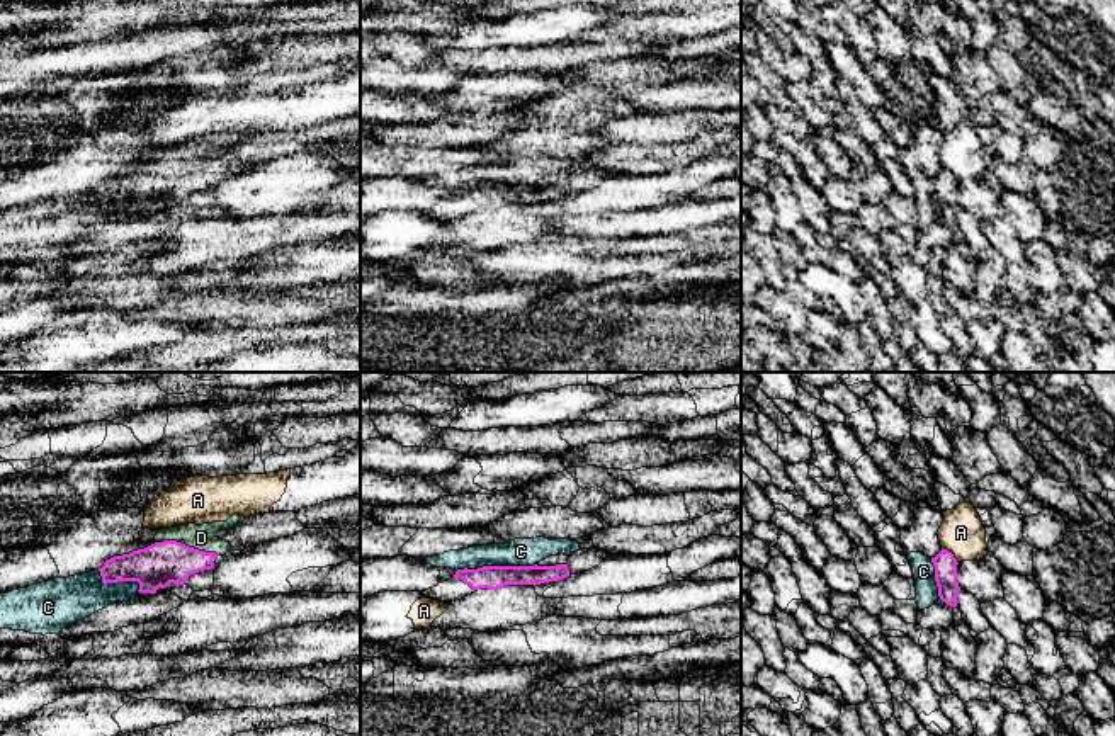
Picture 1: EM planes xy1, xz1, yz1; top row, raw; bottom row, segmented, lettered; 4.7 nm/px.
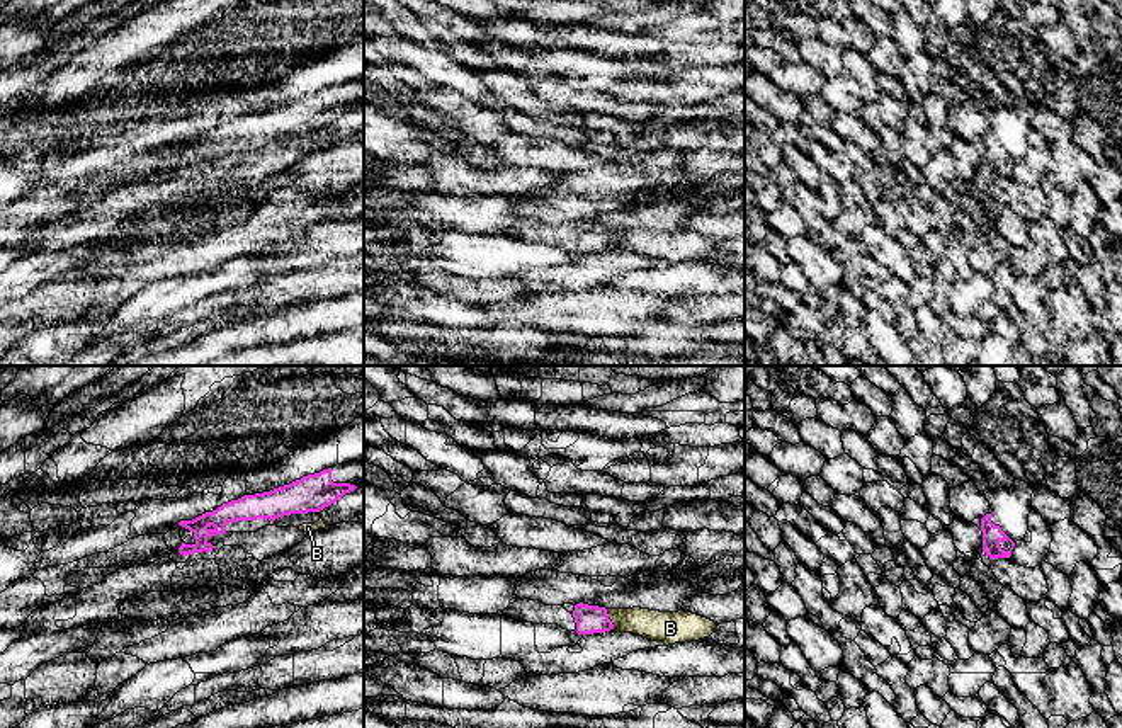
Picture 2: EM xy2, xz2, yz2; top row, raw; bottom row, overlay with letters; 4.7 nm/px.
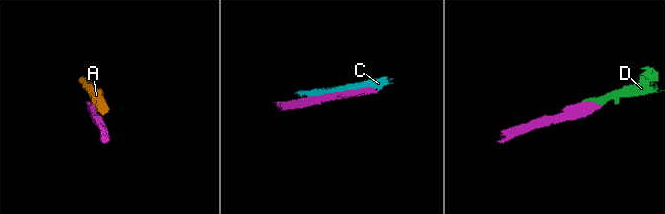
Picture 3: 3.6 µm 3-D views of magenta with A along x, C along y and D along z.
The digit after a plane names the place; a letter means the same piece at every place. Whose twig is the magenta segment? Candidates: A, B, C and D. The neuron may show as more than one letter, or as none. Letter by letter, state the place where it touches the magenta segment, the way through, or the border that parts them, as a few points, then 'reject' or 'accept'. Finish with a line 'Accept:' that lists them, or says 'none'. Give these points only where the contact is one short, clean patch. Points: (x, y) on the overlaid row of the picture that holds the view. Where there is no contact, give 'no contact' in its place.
A: yz1 (952, 554) | along yz1 (942, 546), (957, 563) | reject
B: xz2 (609, 619) | reject
C: xz1 (495, 566) | reject
D: xy1 (187, 546) | across xy1 (162, 563), (187, 546), (201, 537) | accept
Accept: D

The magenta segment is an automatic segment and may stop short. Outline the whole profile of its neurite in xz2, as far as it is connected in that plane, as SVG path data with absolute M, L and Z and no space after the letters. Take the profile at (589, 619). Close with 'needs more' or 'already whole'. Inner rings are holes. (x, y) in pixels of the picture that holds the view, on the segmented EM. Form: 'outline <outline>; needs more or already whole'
outline M518 599L498 616L527 621L532 624L558 624L563 629L576 631L578 634L605 633L614 628L607 609L588 604L576 604L573 612L564 606L546 606L539 600Z; needs more

